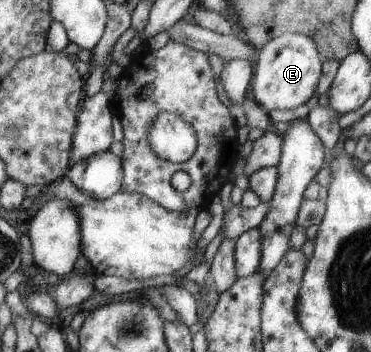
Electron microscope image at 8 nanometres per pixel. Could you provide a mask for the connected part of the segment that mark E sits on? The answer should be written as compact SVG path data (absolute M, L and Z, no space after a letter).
M280 34L258 50L250 82L252 99L268 113L272 109L292 109L310 99L320 77L320 59L311 38L302 34Z

